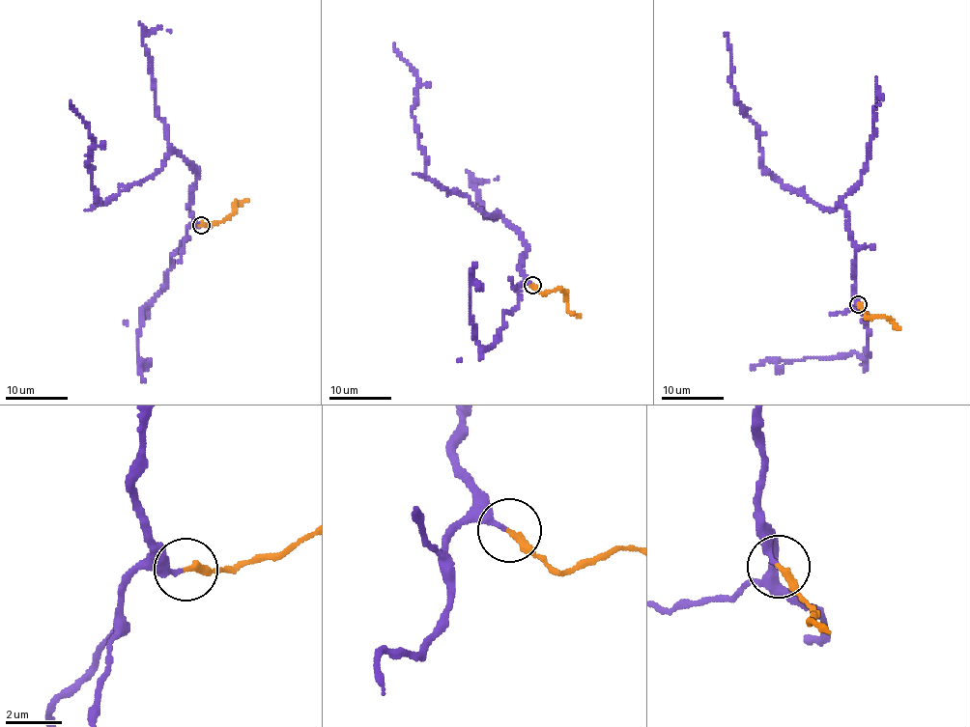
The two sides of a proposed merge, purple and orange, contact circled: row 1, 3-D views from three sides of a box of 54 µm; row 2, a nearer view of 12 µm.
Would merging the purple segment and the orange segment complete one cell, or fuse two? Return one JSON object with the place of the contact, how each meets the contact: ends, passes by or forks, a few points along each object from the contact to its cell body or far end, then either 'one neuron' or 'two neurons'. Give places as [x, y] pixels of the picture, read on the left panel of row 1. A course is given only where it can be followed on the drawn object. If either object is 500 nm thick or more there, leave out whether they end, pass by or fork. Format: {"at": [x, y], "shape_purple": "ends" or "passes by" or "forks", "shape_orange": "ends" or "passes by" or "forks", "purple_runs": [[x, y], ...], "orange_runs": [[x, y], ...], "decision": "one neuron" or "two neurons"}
{"at": [201, 225], "shape_purple": "ends", "shape_orange": "ends", "purple_runs": [[200, 225], [188, 205], [196, 169], [172, 151], [152, 176], [98, 204], [86, 164], [94, 143], [71, 101]], "orange_runs": [[201, 225], [224, 220], [234, 210], [235, 202], [249, 200]], "decision": "one neuron"}

